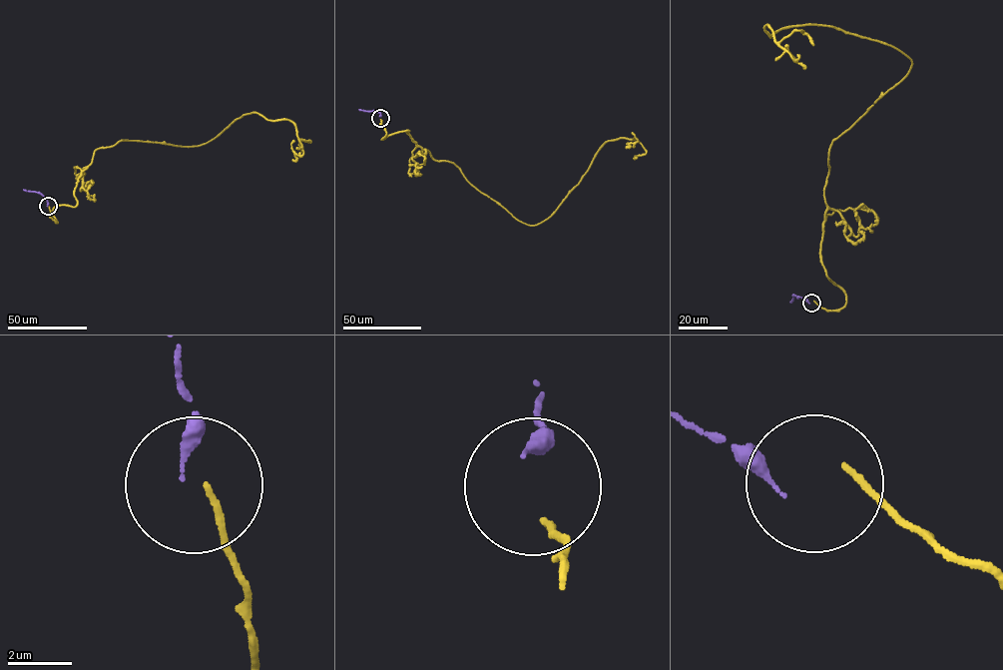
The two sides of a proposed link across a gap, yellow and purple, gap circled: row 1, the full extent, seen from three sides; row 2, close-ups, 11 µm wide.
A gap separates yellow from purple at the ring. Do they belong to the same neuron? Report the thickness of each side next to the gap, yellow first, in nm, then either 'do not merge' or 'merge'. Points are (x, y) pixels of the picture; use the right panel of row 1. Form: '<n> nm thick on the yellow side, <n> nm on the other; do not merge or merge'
200 nm thick on the yellow side, 120 nm on the other; do not merge

